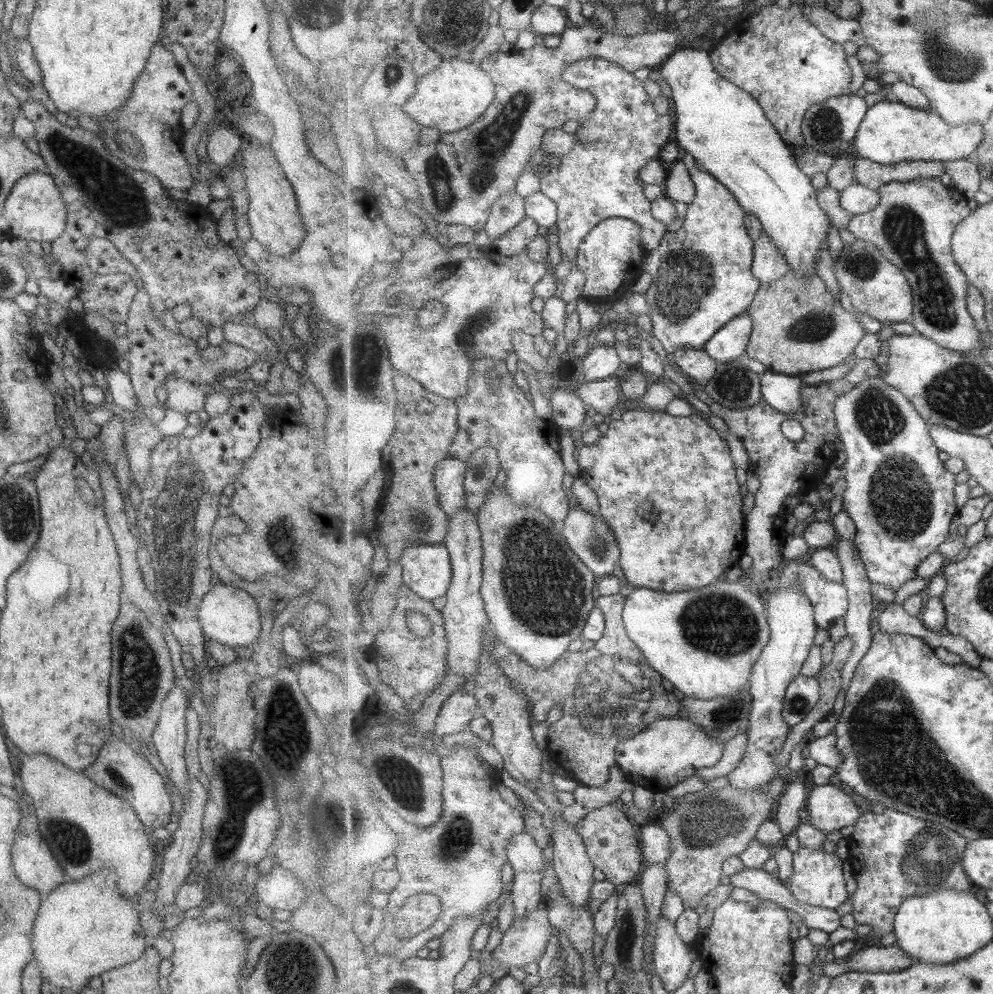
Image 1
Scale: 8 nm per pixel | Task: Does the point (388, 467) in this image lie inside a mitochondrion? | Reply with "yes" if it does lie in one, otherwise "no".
no

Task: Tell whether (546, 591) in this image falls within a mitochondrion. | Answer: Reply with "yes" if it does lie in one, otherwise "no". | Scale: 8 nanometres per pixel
yes

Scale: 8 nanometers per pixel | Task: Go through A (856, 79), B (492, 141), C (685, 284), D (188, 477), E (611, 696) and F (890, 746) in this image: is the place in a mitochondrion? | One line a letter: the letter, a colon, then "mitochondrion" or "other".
A: other
B: mitochondrion
C: mitochondrion
D: mitochondrion
E: mitochondrion
F: mitochondrion

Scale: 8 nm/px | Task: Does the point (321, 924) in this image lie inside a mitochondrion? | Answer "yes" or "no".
no

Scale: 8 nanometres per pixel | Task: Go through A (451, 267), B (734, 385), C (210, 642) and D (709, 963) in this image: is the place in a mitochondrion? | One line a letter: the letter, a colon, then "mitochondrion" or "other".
A: other
B: mitochondrion
C: other
D: other

